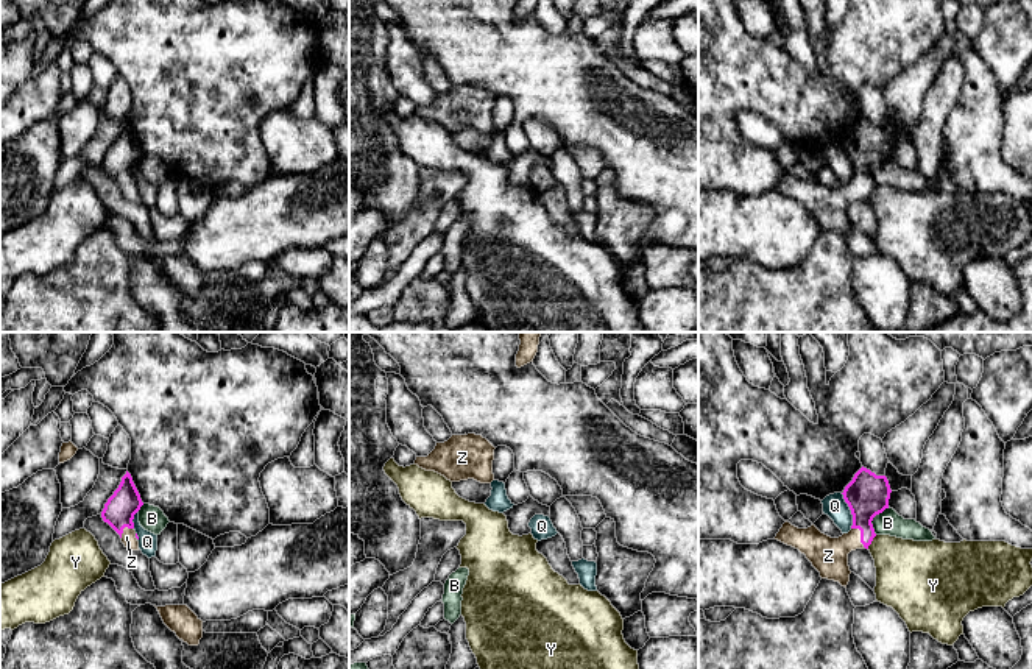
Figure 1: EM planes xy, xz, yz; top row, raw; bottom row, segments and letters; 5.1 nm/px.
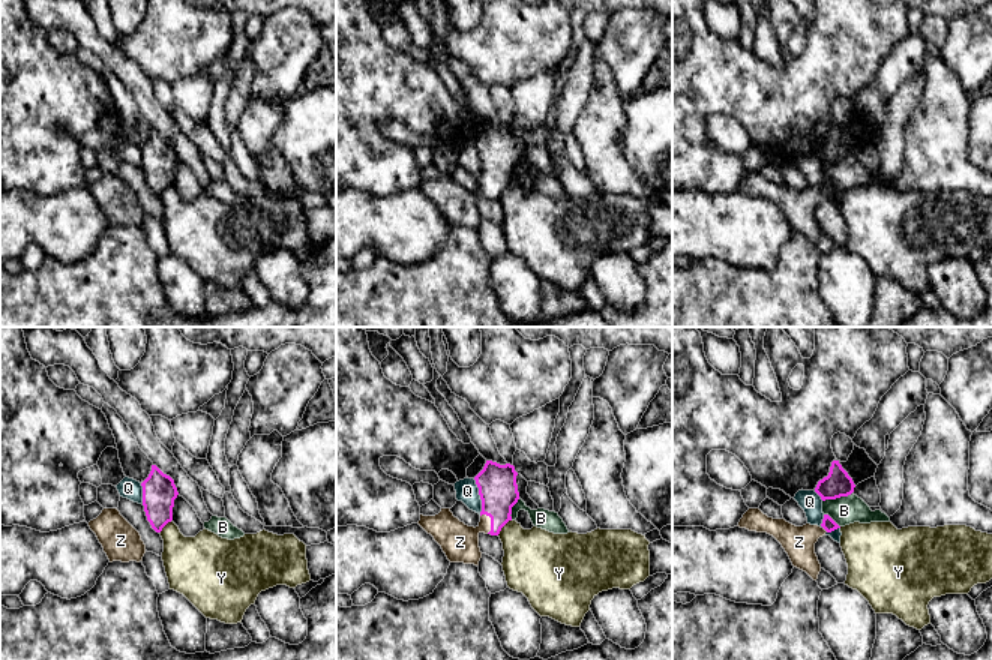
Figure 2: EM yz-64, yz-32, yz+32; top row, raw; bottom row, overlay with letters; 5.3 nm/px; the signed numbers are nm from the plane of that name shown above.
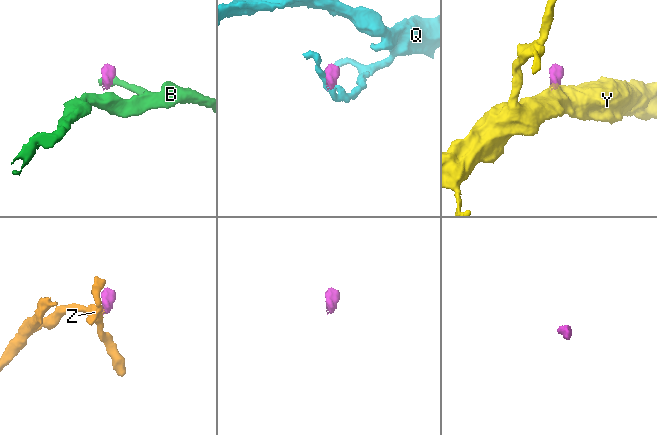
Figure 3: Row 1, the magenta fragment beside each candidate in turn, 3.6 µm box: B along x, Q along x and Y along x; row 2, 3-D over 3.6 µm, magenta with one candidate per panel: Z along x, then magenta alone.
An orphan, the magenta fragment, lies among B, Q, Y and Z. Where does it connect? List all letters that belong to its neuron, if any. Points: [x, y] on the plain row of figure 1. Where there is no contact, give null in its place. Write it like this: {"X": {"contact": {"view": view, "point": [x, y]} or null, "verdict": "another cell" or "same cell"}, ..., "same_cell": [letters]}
{"B": {"contact": {"view": "yz", "point": [873, 167]}, "verdict": "another cell"}, "Q": {"contact": {"view": "yz", "point": [850, 159]}, "verdict": "another cell"}, "Y": {"contact": {"view": "yz", "point": [872, 191]}, "verdict": "another cell"}, "Z": {"contact": {"view": "yz", "point": [861, 186]}, "verdict": "same cell"}, "same_cell": ["Z"]}

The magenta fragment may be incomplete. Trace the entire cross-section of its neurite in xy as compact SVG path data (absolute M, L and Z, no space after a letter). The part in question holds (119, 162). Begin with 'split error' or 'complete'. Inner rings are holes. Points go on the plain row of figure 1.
split error; M131 125L122 128L118 139L104 154L101 168L108 173L122 189L122 193L129 201L139 201L139 187L134 181L134 165L143 156L140 145L133 133Z

